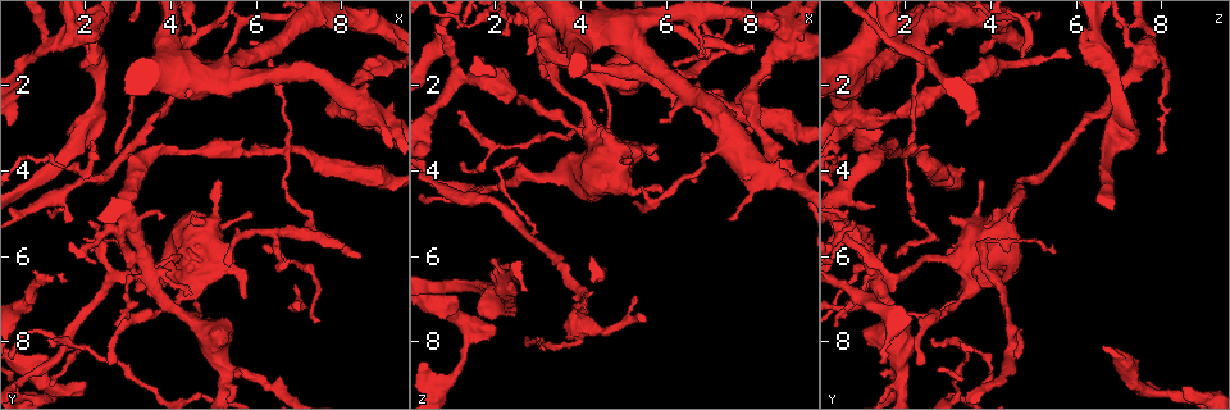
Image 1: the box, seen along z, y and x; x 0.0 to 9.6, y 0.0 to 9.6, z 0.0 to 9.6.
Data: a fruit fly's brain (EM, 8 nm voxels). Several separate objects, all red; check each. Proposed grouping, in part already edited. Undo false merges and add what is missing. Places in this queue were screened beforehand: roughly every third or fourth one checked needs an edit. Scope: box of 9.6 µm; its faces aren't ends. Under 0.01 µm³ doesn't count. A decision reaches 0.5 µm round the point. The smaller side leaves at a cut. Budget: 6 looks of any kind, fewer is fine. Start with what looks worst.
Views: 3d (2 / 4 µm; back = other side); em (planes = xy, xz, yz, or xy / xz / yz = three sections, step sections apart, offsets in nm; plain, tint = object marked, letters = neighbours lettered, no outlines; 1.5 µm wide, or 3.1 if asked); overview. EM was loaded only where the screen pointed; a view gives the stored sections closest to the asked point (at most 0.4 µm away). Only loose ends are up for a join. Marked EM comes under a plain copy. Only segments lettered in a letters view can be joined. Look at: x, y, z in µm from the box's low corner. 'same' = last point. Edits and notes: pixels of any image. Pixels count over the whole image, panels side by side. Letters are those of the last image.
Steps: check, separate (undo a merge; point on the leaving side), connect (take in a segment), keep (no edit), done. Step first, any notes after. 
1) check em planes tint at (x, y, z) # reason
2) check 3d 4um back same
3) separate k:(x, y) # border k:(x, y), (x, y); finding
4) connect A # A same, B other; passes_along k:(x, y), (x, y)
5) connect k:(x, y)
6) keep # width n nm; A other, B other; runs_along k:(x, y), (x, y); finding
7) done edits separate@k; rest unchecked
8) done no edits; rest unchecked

check 3d 2um back at (8.05, 5.75, 1.00) # an open end

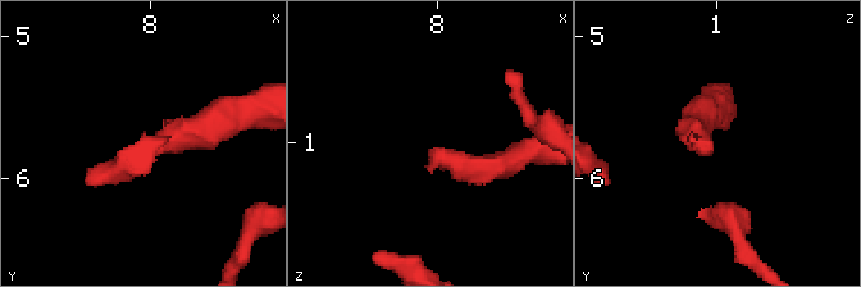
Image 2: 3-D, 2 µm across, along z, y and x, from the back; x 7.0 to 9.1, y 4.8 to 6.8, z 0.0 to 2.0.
check em 3.1um planes tint at (8.02, 5.80, 1.04)

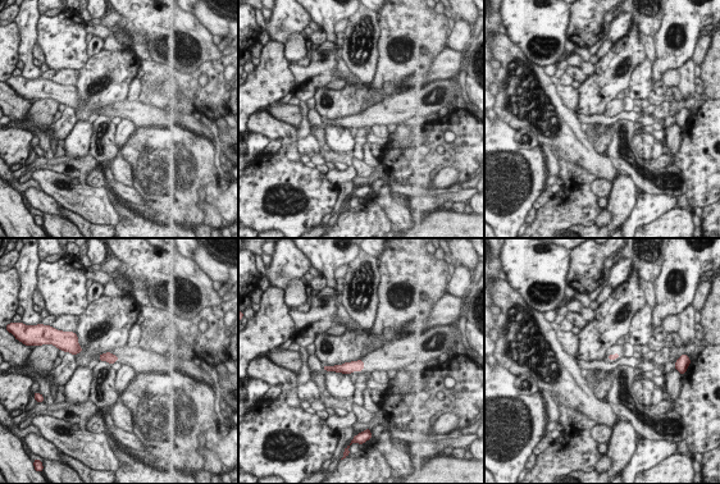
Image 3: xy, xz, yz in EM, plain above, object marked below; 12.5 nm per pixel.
check em 3.1um planes letters same

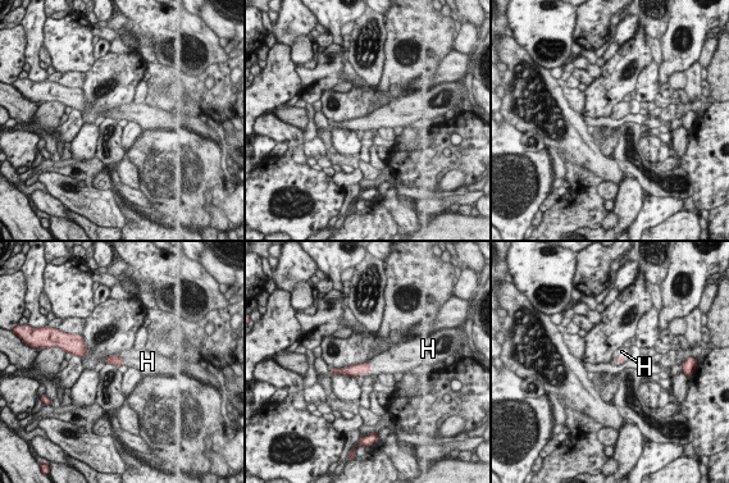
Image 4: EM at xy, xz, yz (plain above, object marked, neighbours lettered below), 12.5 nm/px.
connect H # H same; passes_along 4:(622, 359), (619, 361), (622, 351); the neuron continues

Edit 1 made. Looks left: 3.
check 3d 2um back at (5.30, 1.40, 4.75) # free end

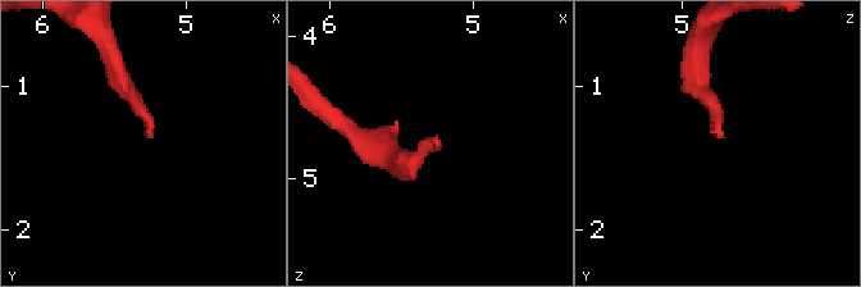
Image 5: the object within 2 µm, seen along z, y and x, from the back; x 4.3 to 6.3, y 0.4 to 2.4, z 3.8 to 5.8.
check em planes letters at (5.28, 1.38, 4.72)

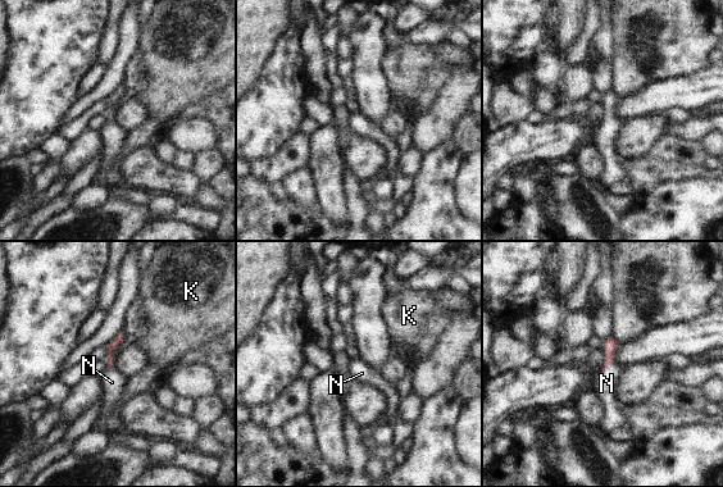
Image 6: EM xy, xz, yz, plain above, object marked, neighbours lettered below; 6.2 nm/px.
connect N # K other, N same; passes_along 6:(610, 345), (610, 363), (606, 383); it goes on there

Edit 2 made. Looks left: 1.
done edits connect@4, connect@6; rest unchecked

